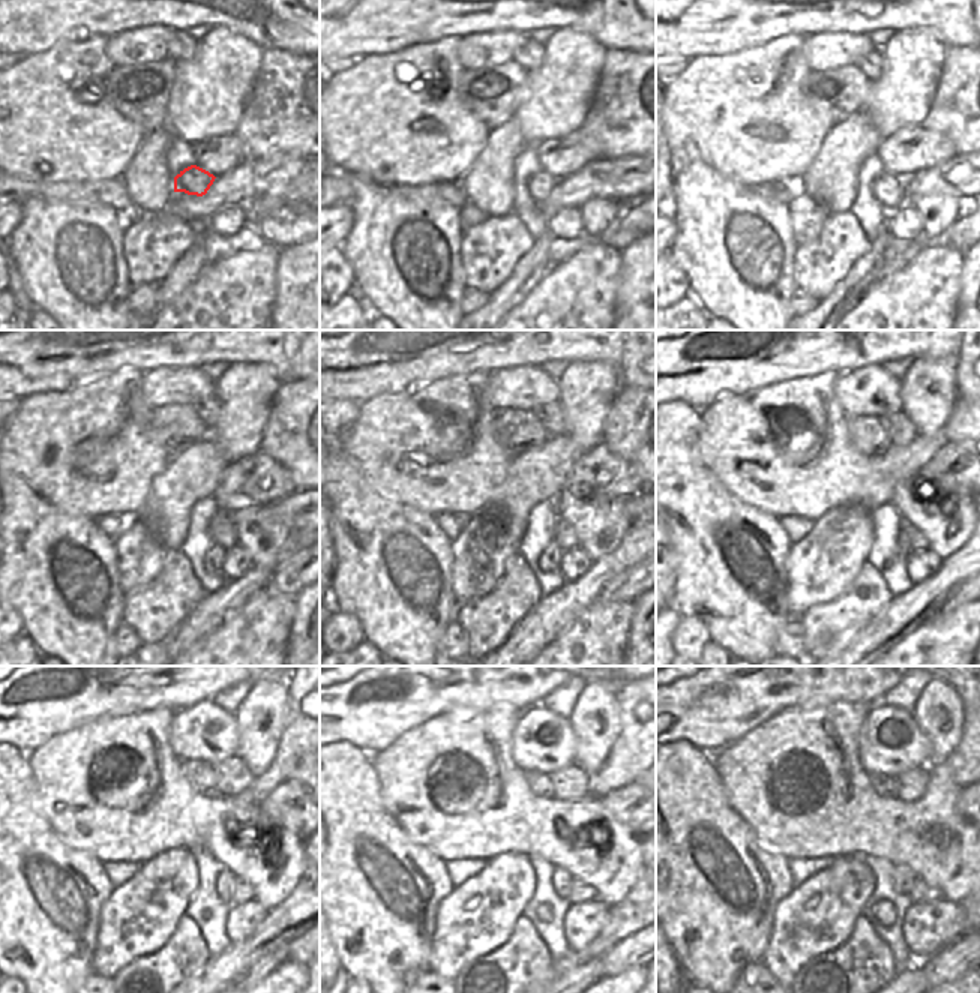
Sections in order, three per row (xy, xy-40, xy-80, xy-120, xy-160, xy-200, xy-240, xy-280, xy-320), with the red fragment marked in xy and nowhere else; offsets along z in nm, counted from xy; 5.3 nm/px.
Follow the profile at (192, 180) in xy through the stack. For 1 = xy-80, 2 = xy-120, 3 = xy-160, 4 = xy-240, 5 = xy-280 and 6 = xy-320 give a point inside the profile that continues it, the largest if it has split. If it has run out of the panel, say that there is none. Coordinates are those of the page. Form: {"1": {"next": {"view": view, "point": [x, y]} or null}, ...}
{"1": {"next": {"view": "xy-80", "point": [889, 189]}}, "2": {"next": {"view": "xy-120", "point": [222, 531]}}, "3": {"next": {"view": "xy-160", "point": [565, 537]}}, "4": {"next": {"view": "xy-240", "point": [243, 893]}}, "5": {"next": {"view": "xy-280", "point": [580, 893]}}, "6": {"next": {"view": "xy-320", "point": [922, 893]}}}

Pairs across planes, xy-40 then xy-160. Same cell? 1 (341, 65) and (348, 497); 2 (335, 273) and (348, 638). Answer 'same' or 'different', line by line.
1: same
2: same

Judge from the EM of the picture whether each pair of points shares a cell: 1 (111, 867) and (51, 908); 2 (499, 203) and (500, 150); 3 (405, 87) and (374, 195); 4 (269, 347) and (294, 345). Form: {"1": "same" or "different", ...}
{"1": "different", "2": "same", "3": "different", "4": "different"}

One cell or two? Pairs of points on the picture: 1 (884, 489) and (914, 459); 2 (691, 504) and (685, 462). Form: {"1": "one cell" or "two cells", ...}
{"1": "one cell", "2": "one cell"}

